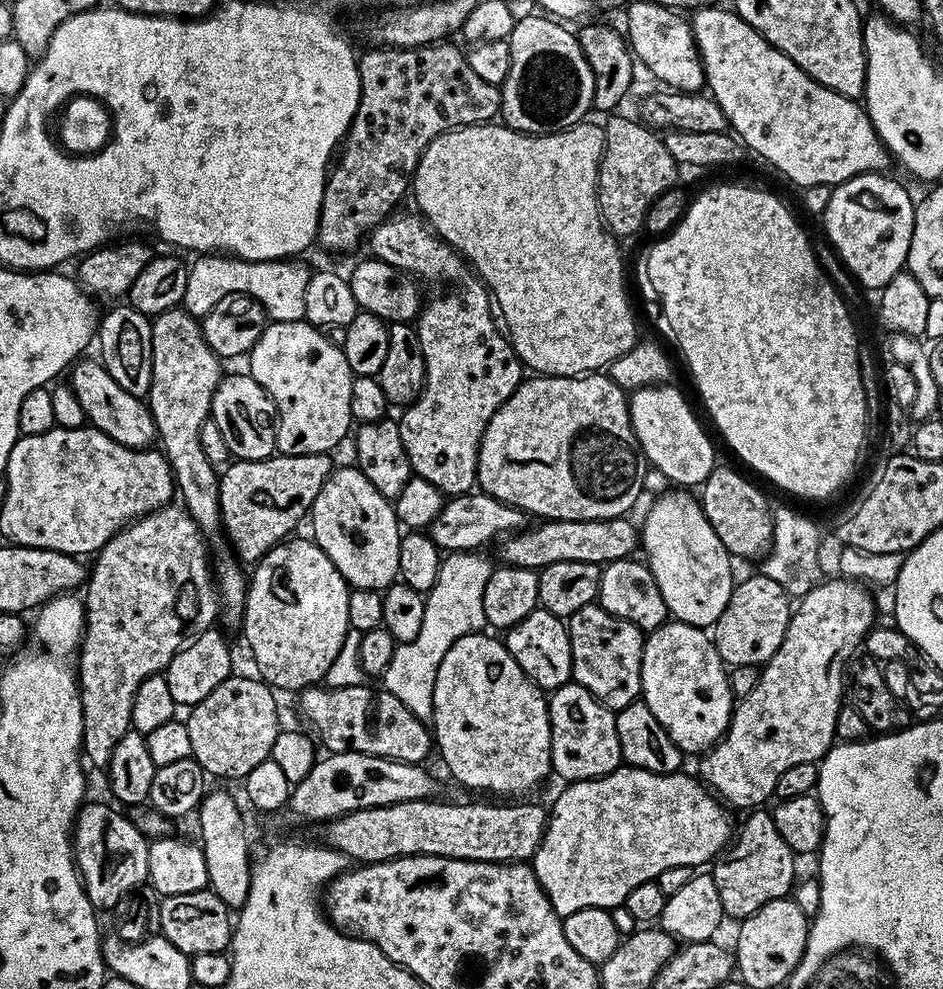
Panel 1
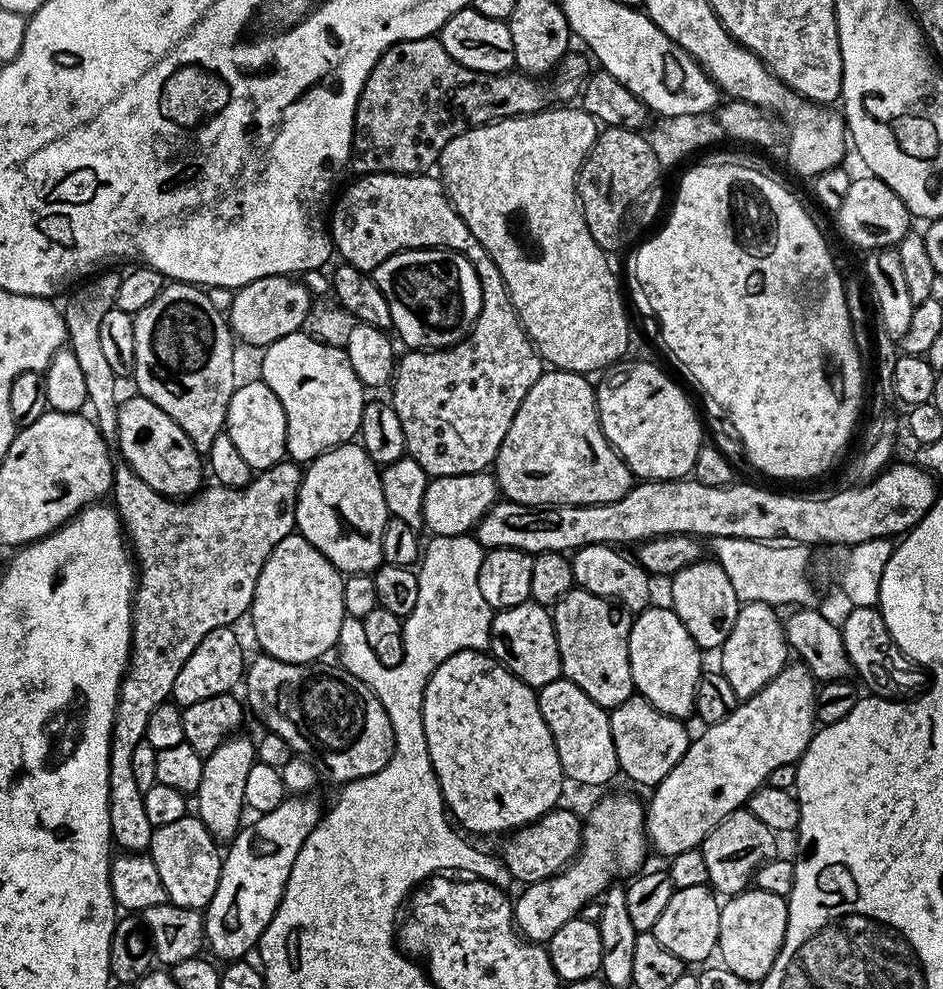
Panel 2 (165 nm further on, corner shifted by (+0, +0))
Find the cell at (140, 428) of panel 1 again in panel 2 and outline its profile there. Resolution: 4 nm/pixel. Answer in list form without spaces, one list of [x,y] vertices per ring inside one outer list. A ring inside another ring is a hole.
[[[132,394],[129,400],[121,399],[117,410],[117,442],[123,463],[129,464],[158,494],[173,498],[188,498],[199,493],[206,480],[206,464],[194,442],[186,438],[186,430],[166,414],[158,410],[154,402],[145,396]]]

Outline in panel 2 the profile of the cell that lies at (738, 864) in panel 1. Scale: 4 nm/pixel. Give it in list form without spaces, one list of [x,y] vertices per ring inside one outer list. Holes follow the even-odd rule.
[[[747,807],[734,810],[726,818],[722,818],[722,822],[718,822],[718,826],[714,826],[714,830],[710,830],[710,834],[706,834],[706,838],[700,843],[700,853],[702,858],[706,858],[708,884],[724,898],[737,896],[745,891],[753,883],[759,868],[777,855],[776,840],[777,833],[754,818]]]

